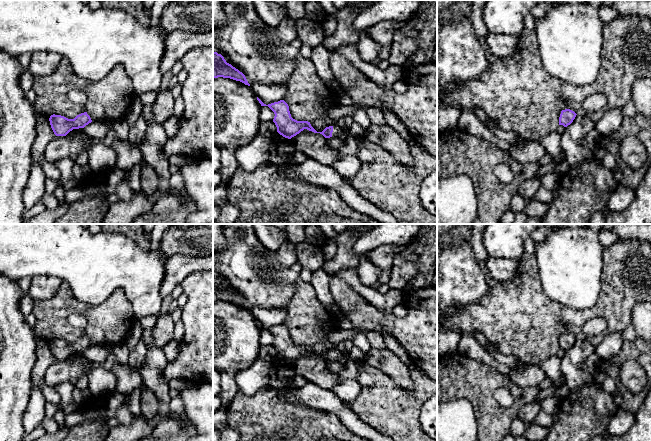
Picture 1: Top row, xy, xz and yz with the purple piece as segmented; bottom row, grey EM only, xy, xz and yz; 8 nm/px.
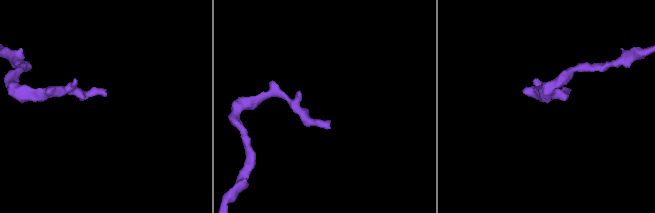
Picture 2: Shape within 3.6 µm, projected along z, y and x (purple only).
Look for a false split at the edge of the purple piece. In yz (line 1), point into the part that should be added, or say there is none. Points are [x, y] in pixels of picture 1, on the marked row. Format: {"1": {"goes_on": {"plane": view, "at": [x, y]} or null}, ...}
{"1": {"goes_on": null}}

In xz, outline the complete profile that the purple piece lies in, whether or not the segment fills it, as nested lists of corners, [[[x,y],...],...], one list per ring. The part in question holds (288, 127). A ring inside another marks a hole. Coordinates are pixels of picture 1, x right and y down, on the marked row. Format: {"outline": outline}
{"outline": [[[258,97],[257,100],[261,106],[268,106],[275,114],[273,122],[277,127],[277,132],[285,138],[291,139],[299,134],[304,129],[314,133],[320,133],[325,138],[337,138],[342,141],[345,140],[349,132],[346,129],[341,129],[336,126],[326,127],[322,132],[317,132],[308,121],[297,121],[291,117],[289,106],[284,100],[274,102],[271,104],[264,104]]]}

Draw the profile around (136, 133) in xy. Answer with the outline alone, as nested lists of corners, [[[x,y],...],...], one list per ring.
[[[141,114],[136,123],[129,129],[128,141],[134,145],[138,145],[143,140],[146,129],[147,123],[143,114]]]

